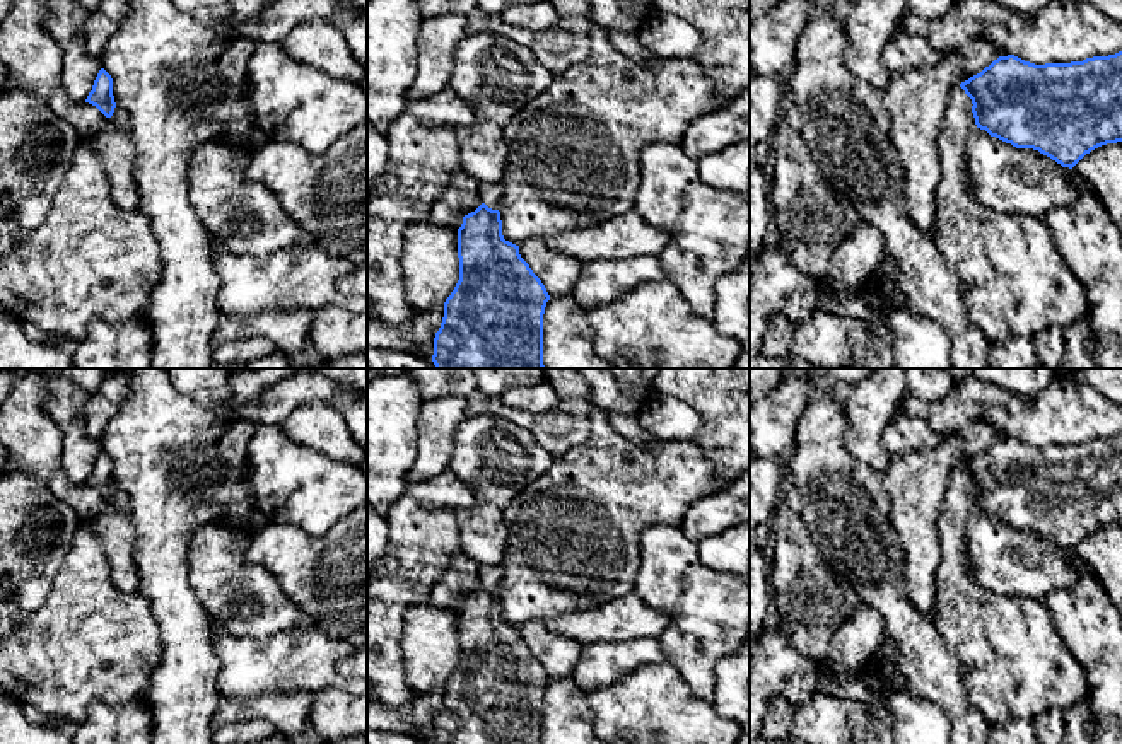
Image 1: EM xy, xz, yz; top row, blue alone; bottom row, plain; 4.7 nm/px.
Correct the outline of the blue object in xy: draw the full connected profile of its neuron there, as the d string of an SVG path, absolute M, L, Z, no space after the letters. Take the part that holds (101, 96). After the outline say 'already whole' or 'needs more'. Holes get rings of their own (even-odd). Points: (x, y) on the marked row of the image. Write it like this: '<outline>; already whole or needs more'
M104 68L99 70L85 102L96 106L108 118L108 130L113 128L130 135L130 118L116 106L113 78Z; needs more

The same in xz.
M482 183L482 205L463 217L458 229L459 280L444 302L444 317L434 338L432 362L435 369L545 369L543 314L550 295L541 280L521 258L519 246L502 235L500 201L504 183Z; needs more

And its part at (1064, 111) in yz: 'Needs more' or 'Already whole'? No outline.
Needs more

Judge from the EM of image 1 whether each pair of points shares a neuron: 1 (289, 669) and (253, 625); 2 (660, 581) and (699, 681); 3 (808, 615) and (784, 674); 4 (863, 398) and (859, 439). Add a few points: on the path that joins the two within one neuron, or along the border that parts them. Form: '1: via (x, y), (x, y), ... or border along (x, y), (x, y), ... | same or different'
1: border along (304, 627), (263, 639), (236, 639), (226, 632) | different
2: via (685, 606), (694, 615), (694, 656) | same
3: border along (774, 623), (801, 654), (823, 664) | different
4: via (863, 408), (863, 429) | same

